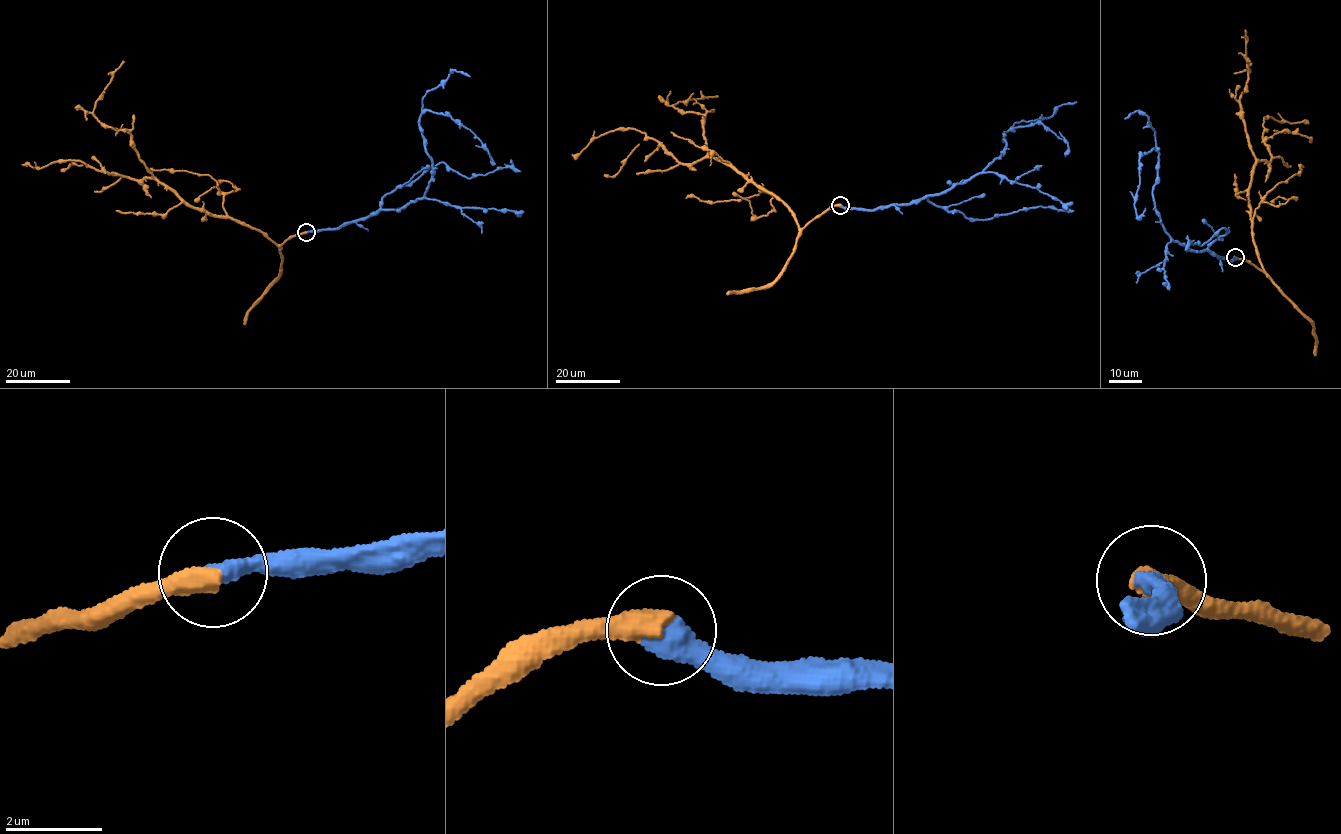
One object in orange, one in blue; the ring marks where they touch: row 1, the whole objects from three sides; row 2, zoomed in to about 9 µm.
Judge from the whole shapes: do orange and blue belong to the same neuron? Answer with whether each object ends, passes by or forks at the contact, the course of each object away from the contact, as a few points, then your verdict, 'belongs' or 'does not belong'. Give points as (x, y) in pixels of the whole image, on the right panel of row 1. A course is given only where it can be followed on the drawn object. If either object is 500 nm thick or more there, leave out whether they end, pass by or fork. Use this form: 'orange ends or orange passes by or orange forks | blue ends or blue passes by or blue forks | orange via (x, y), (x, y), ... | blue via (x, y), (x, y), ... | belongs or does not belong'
orange ends | blue ends | orange via (1234, 257), (1263, 270), (1252, 237), (1249, 204), (1256, 160), (1239, 101), (1248, 74), (1245, 31) | blue via (1234, 257), (1229, 263), (1171, 239), (1155, 208), (1159, 153), (1154, 148), (1140, 157), (1137, 215), (1145, 208) | belongs

